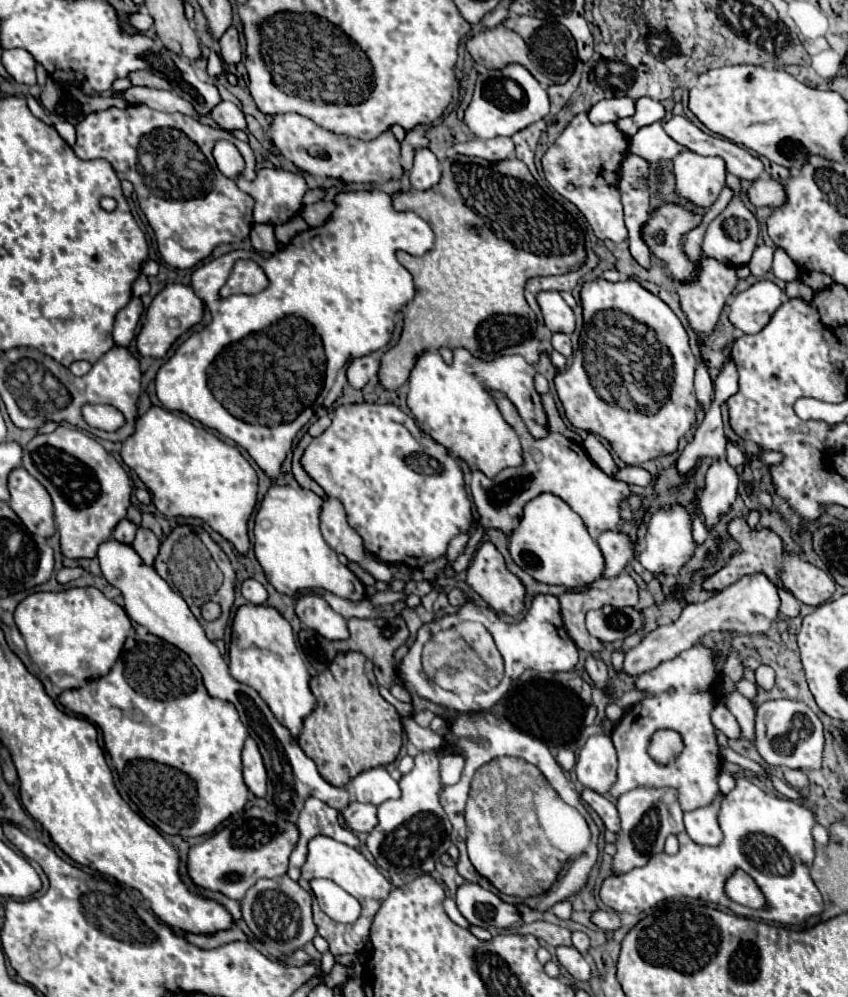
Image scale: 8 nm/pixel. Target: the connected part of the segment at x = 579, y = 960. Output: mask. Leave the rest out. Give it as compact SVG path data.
M558 946L556 948L558 962L564 966L572 978L576 980L588 980L590 978L590 966L586 958L572 946Z

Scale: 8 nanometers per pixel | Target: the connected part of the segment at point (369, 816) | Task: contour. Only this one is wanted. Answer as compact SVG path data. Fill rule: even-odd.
M350 802L344 810L344 816L354 832L372 832L376 826L376 806L374 804L362 804L362 802Z

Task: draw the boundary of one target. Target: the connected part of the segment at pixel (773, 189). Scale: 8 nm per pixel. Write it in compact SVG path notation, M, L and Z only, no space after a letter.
M756 180L752 182L752 186L746 192L748 200L752 206L760 208L760 206L770 206L776 208L780 204L784 204L786 196L784 196L784 186L776 180Z

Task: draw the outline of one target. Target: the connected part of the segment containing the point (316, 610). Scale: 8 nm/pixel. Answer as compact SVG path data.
M306 594L296 600L294 606L296 616L312 630L322 634L328 640L344 640L348 638L346 620L330 608L330 604L318 594Z

